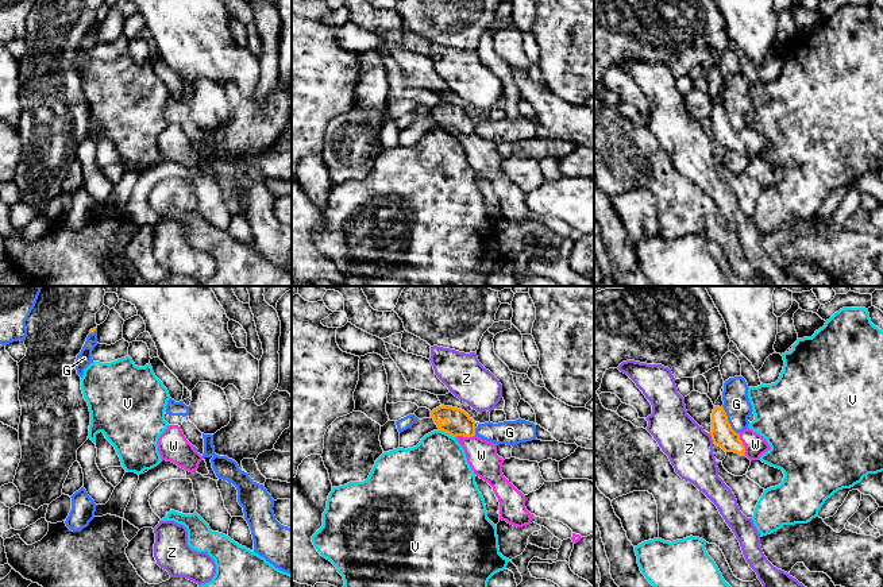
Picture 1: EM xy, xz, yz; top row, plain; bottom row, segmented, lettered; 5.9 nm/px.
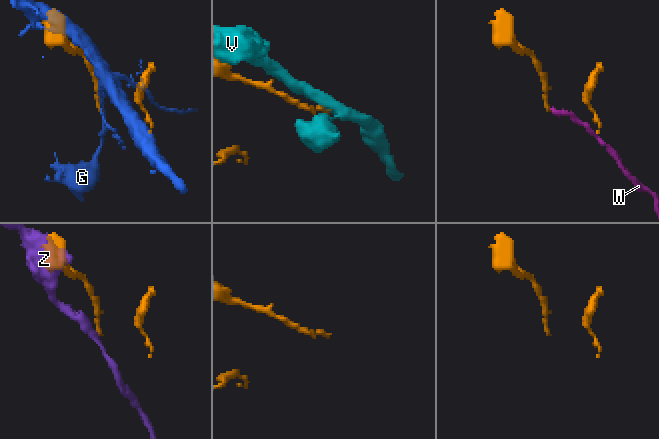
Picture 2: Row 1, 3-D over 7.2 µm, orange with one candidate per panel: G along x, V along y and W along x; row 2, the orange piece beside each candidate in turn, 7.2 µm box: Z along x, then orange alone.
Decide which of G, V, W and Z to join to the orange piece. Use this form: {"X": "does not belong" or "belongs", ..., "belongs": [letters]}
{"G": "does not belong", "V": "does not belong", "W": "belongs", "Z": "does not belong", "belongs": ["W"]}

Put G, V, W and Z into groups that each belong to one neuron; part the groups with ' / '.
G / V / W / Z

